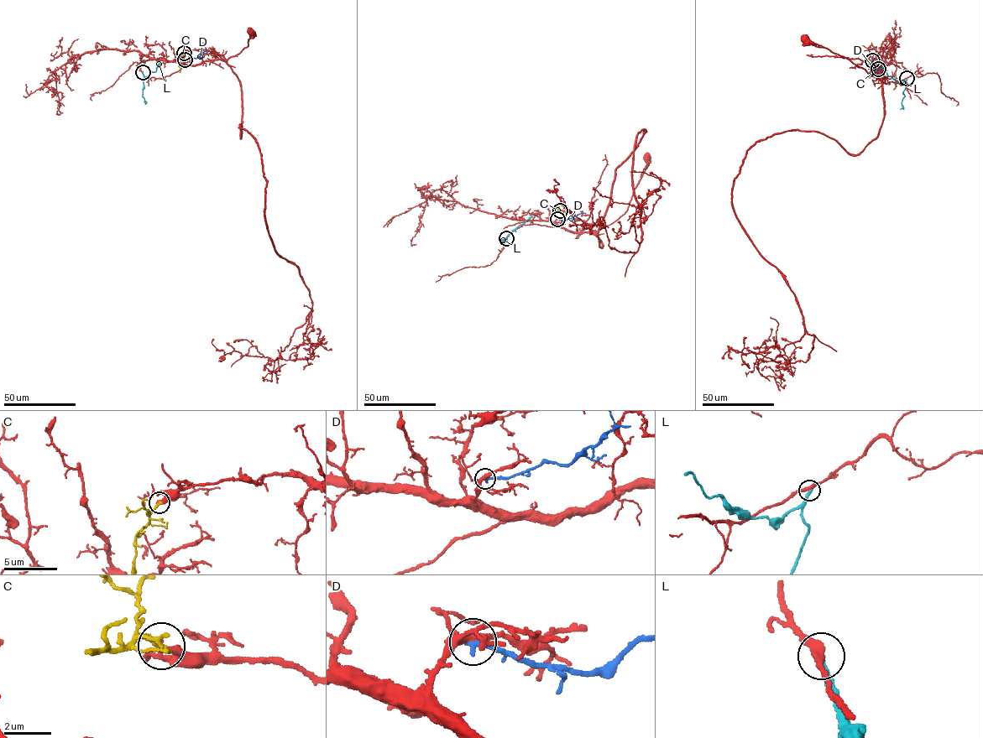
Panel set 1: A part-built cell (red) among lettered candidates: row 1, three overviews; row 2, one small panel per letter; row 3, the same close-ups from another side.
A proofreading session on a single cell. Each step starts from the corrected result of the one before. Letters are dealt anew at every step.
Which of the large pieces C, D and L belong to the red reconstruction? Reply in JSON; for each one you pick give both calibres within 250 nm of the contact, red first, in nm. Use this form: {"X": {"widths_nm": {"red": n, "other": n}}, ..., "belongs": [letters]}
{"C": {"widths_nm": {"red": 320, "other": 260}}, "belongs": ["C"]}

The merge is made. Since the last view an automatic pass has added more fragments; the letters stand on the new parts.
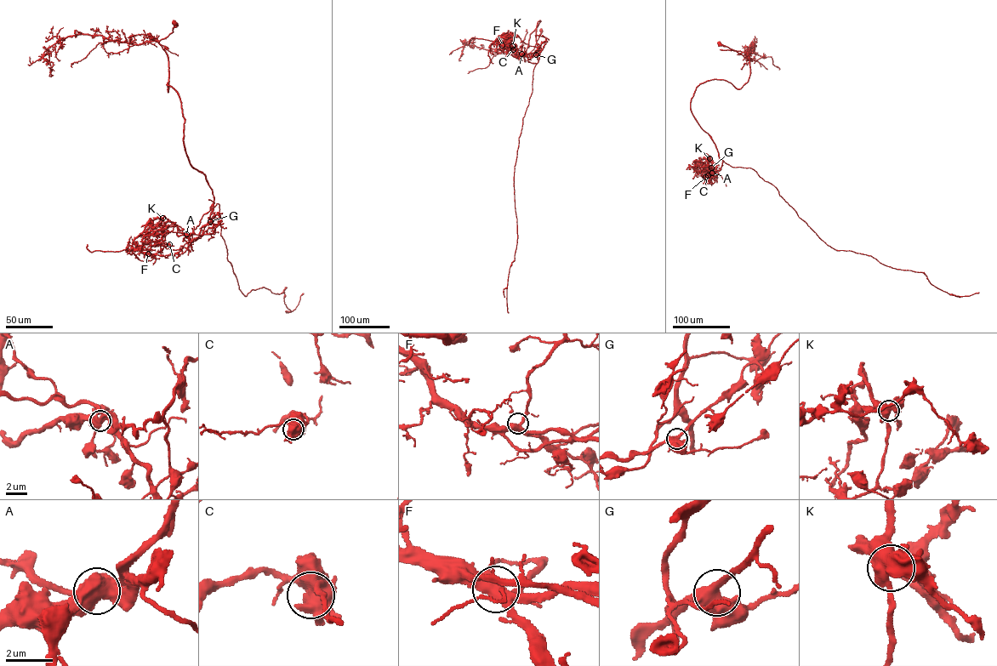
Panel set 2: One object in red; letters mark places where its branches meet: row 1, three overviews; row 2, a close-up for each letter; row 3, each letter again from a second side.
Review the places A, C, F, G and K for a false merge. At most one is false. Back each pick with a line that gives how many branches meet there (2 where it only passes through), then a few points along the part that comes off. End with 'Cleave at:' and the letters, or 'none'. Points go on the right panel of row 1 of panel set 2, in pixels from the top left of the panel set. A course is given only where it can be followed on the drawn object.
A: Branches: 4. Course of the part to remove: (712, 173), (716, 172), (717, 167), (713, 164), (714, 173), (703, 170), (721, 176), (726, 185)
Cleave at: A

